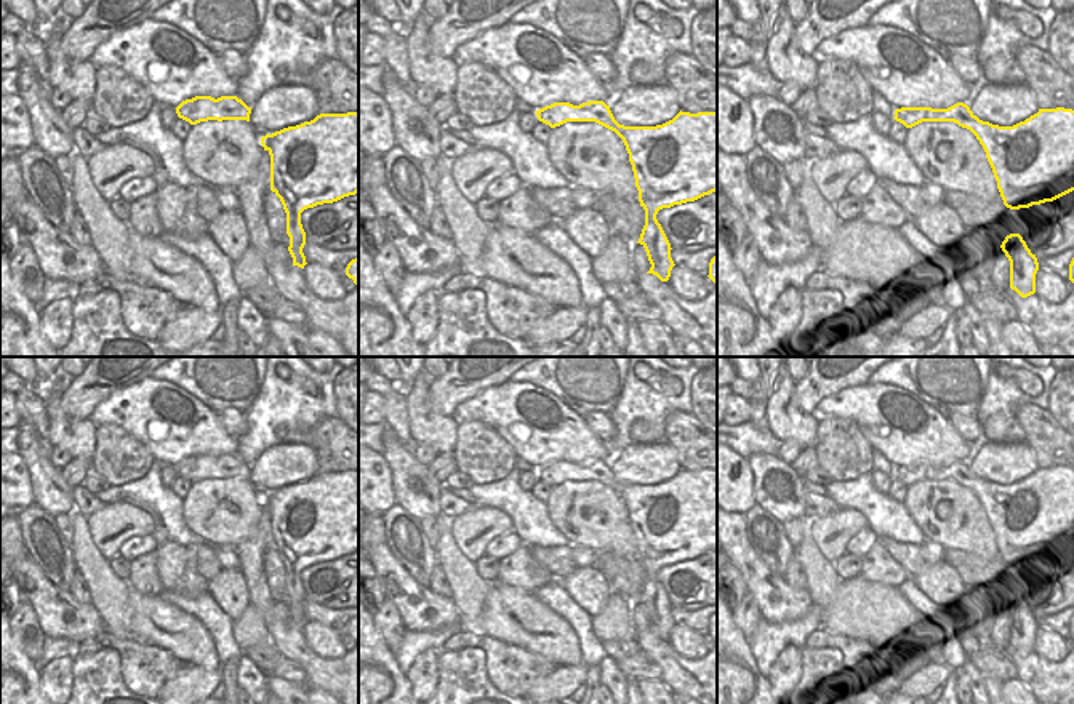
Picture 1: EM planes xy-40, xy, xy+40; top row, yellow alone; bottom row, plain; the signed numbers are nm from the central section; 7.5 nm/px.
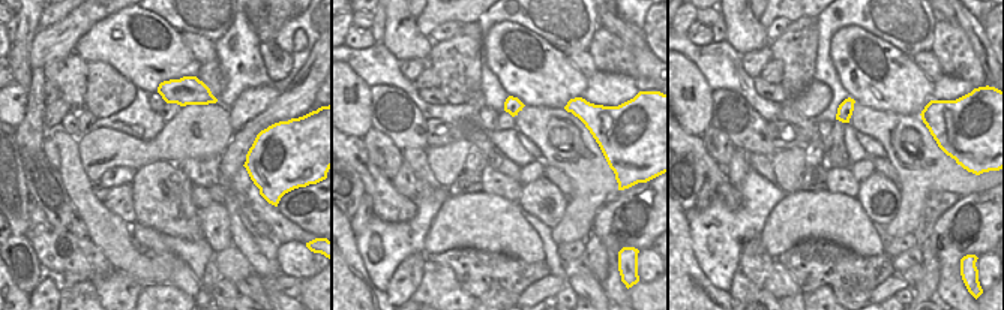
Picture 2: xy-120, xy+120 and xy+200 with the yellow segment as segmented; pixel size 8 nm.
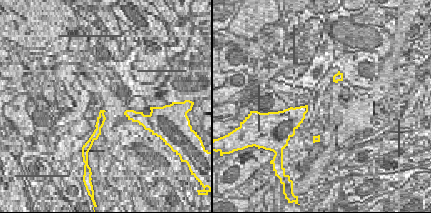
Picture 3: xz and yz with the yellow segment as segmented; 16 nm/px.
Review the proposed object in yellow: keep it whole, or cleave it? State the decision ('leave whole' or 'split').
split

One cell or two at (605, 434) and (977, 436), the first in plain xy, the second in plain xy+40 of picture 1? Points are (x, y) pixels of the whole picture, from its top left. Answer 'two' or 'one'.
one

